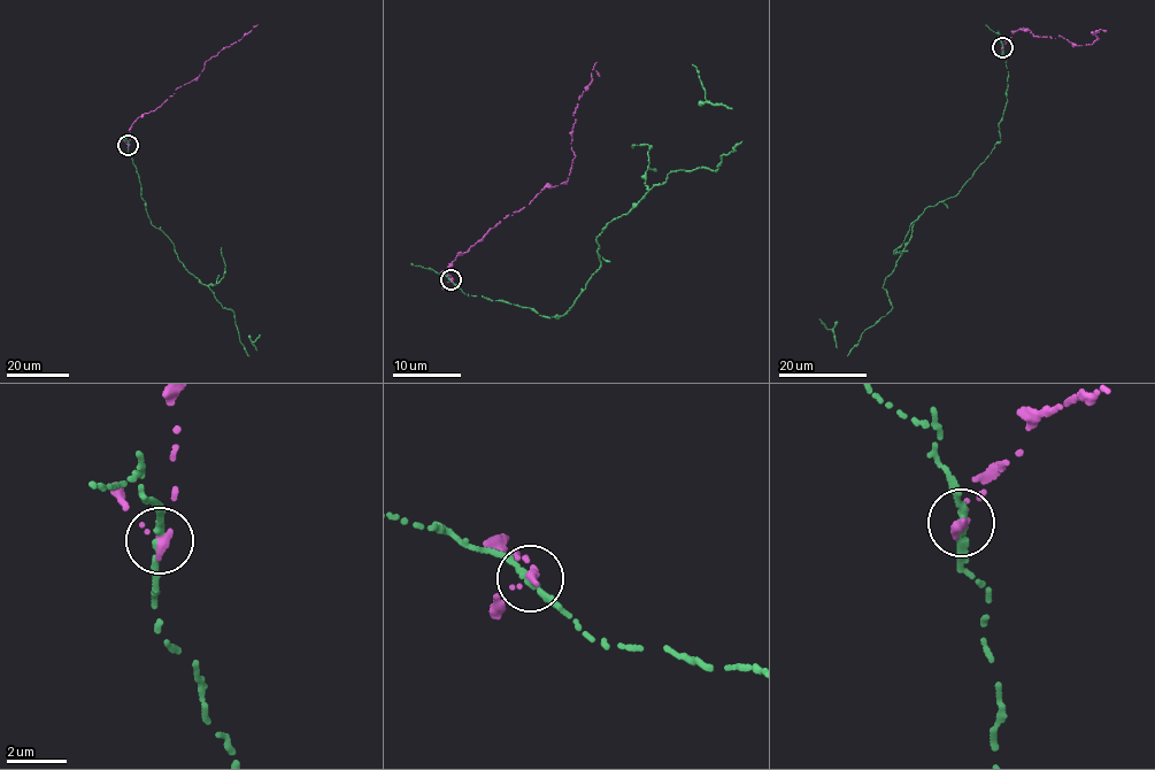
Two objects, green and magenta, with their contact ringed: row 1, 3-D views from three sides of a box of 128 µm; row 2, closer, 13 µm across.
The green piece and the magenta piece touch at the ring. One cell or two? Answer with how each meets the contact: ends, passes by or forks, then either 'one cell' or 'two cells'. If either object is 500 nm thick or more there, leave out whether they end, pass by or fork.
green passes by | magenta ends | one cell

